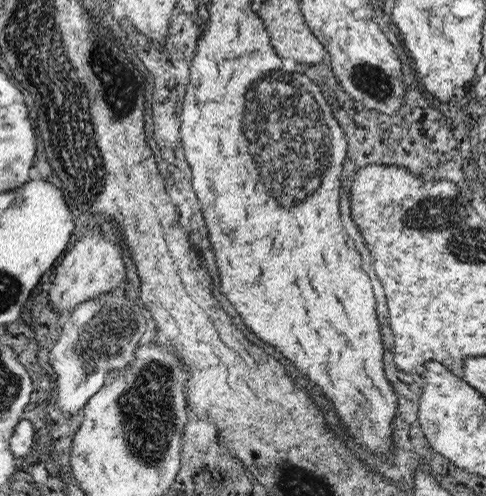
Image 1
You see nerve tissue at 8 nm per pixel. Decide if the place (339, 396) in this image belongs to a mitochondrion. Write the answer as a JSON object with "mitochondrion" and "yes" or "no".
{"mitochondrion":"no"}

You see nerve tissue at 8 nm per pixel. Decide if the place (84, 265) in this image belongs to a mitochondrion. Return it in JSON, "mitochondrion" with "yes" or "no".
{"mitochondrion":"no"}

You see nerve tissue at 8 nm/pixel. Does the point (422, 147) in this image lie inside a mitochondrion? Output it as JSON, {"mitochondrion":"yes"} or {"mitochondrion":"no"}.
{"mitochondrion":"no"}

